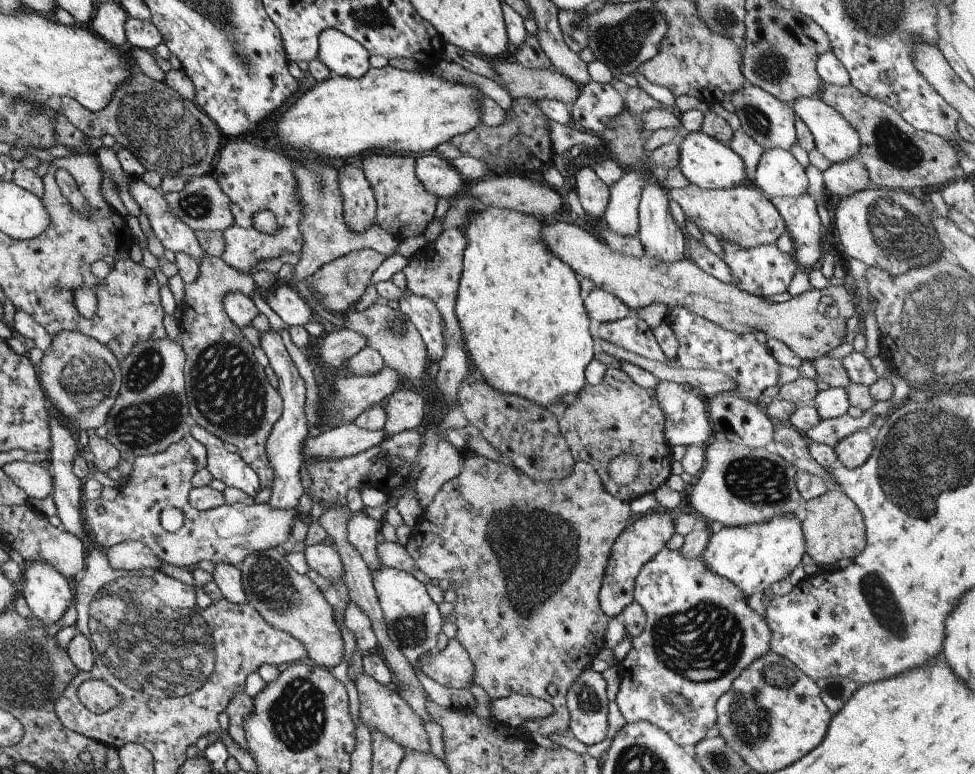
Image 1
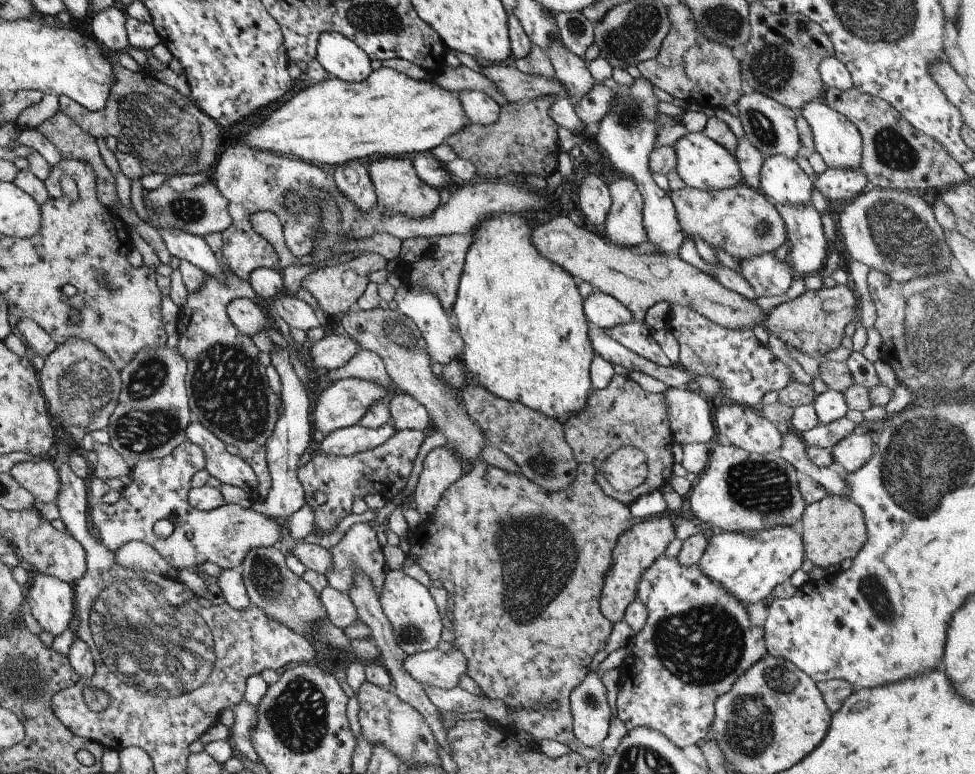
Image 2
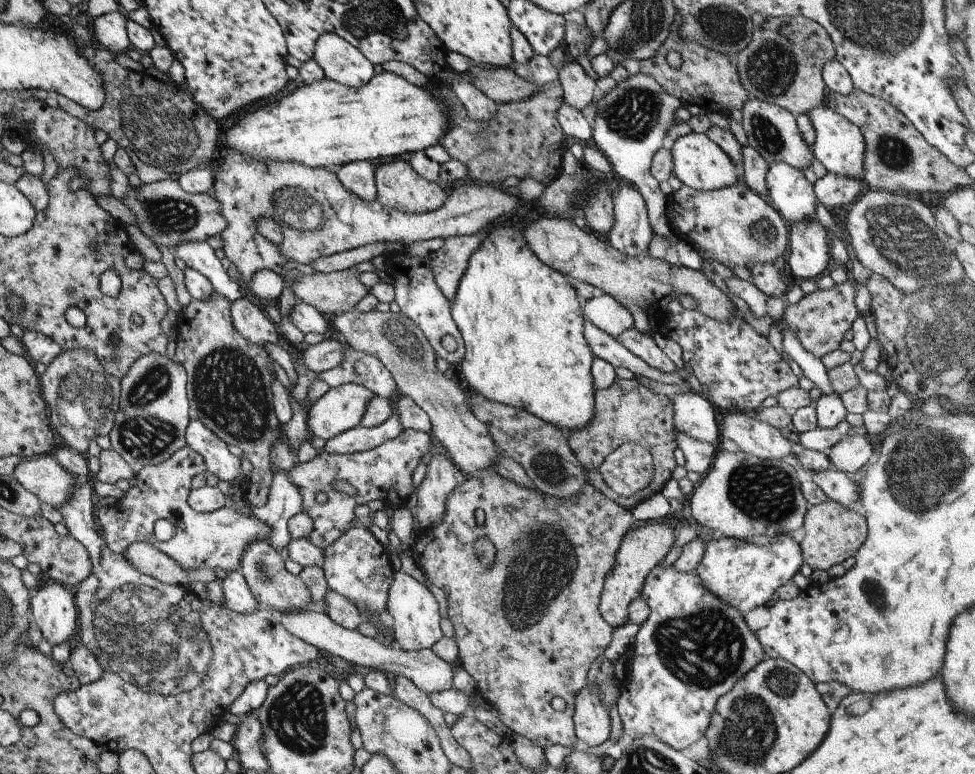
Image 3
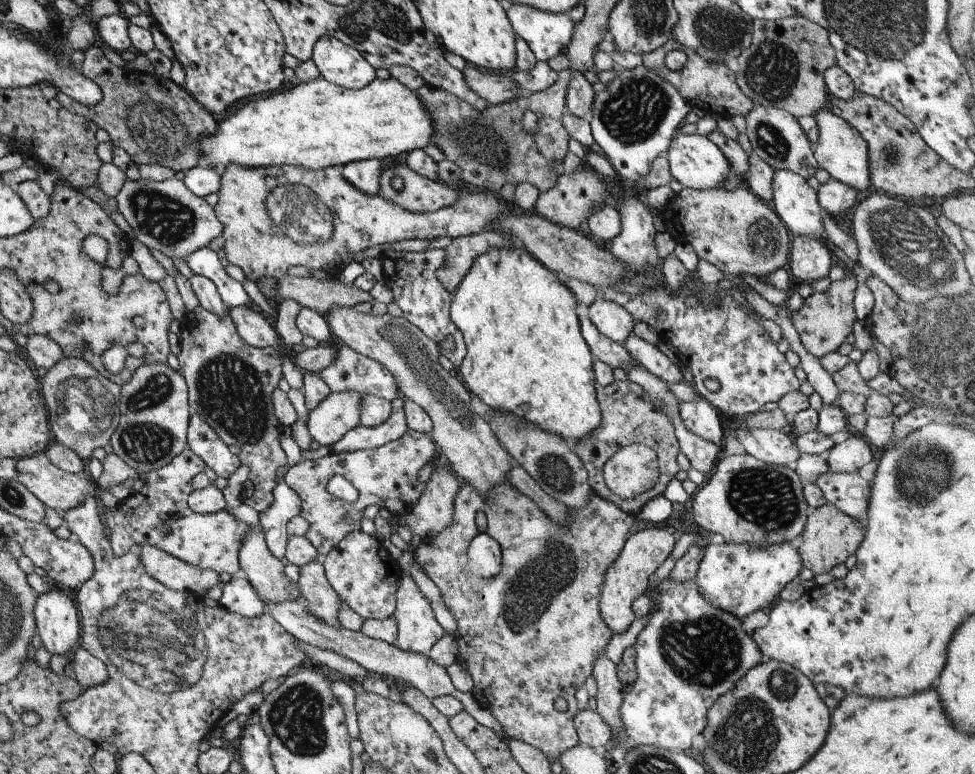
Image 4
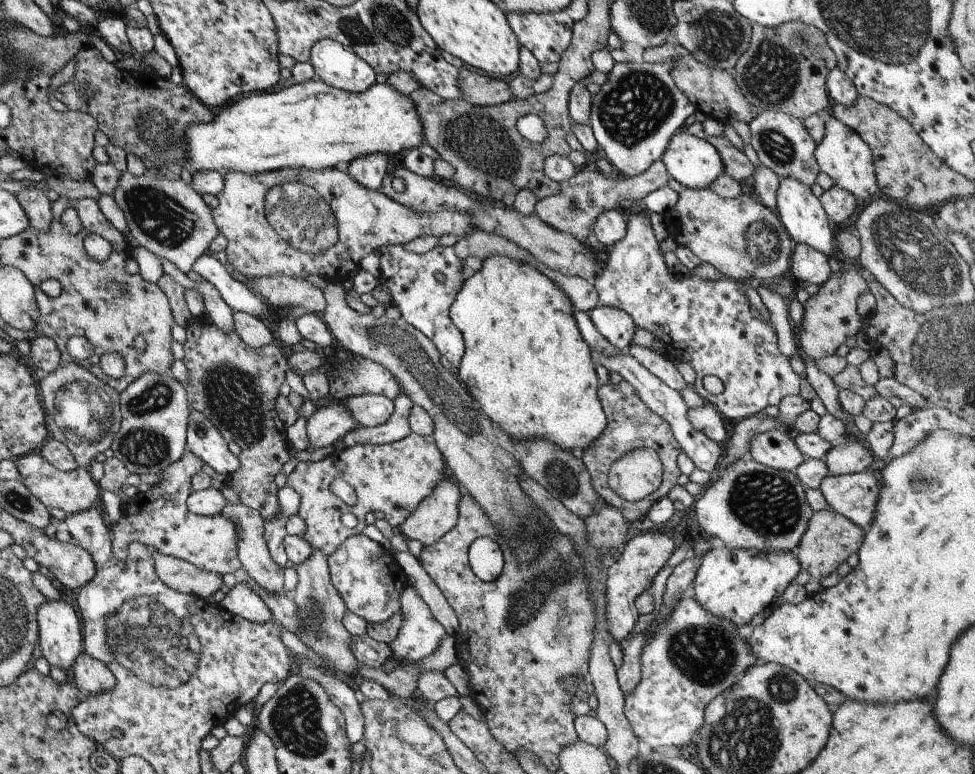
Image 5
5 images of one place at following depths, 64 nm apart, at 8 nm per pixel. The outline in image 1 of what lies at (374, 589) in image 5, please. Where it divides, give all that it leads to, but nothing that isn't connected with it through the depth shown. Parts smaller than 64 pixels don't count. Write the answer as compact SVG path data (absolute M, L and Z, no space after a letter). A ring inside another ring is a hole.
M363 510L353 512L346 522L347 542L358 552L371 572L377 570L380 564L375 552L380 526L380 522L367 516Z

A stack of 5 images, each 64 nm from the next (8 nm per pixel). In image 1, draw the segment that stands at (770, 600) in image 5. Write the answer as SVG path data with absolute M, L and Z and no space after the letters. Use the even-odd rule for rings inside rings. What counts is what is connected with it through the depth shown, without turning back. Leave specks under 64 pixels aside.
M781 514L761 524L747 526L723 526L716 533L710 533L707 546L701 554L705 568L727 578L741 590L744 598L753 594L768 594L769 586L789 576L801 562L805 542L801 522L795 514Z

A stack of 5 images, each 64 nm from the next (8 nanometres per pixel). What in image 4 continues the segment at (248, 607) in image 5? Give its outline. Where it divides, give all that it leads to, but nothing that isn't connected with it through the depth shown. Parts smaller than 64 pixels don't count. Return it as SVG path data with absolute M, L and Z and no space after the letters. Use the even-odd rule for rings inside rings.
M232 577L227 583L220 584L222 595L218 600L223 608L234 612L235 614L253 618L266 611L265 603L261 602L251 588L246 578Z

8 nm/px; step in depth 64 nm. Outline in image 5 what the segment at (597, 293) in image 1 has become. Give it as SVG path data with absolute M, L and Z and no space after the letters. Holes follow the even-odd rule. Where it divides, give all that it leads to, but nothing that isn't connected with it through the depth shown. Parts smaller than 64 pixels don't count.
M593 306L588 312L589 320L597 332L618 350L625 351L632 342L636 326L629 314L613 306Z

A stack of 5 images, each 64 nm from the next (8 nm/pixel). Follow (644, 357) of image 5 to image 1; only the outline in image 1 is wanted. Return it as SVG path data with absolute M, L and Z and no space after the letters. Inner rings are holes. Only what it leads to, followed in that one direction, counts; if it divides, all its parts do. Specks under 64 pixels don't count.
M633 312L615 322L599 324L596 332L597 340L611 342L623 350L655 362L665 362L665 356L659 350L651 328L641 318L635 317Z

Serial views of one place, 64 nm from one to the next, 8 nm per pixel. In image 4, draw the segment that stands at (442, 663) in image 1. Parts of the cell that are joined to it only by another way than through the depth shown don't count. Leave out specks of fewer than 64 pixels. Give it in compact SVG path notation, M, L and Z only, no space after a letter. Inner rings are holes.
M298 601L281 602L281 604L273 604L273 602L265 603L266 611L297 641L305 642L310 646L315 646L321 650L335 652L349 658L353 662L359 664L367 673L376 673L377 675L393 676L404 680L409 686L417 688L423 696L429 700L449 694L456 698L466 711L477 723L492 730L498 737L504 737L501 732L501 725L485 706L481 705L478 697L473 692L460 692L453 687L449 676L441 665L435 664L427 657L427 653L415 654L415 652L405 652L397 648L394 644L385 643L380 639L372 639L363 635L360 631L350 631L339 626L339 628L331 628L327 624L323 624L321 620L317 620L313 614L307 612L307 608Z

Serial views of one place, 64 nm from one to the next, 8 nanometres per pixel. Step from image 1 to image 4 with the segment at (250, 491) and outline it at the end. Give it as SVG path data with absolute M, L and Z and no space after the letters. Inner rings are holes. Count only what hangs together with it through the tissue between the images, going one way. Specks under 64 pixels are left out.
M197 414L188 420L186 447L221 478L229 478L240 467L240 460L229 452L227 443Z

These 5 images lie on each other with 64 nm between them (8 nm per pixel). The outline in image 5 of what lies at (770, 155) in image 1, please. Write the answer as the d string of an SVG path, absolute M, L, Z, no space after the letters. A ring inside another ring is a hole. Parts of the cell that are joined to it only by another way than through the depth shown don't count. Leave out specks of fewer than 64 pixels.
M778 178L775 210L785 232L794 243L807 244L825 256L836 255L833 232L829 229L829 219L821 208L819 199L812 194L809 186L805 186L803 182L797 182L795 178Z

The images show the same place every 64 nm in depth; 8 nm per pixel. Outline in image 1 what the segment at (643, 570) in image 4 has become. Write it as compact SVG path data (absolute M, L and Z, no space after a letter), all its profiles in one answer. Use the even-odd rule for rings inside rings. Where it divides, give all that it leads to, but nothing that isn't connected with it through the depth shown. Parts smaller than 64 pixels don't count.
M663 508L653 510L649 514L641 514L632 524L627 524L621 534L613 542L607 566L603 570L601 586L598 592L599 608L608 618L619 617L620 612L633 600L635 576L645 562L649 562L657 554L665 542L673 536L673 522Z

